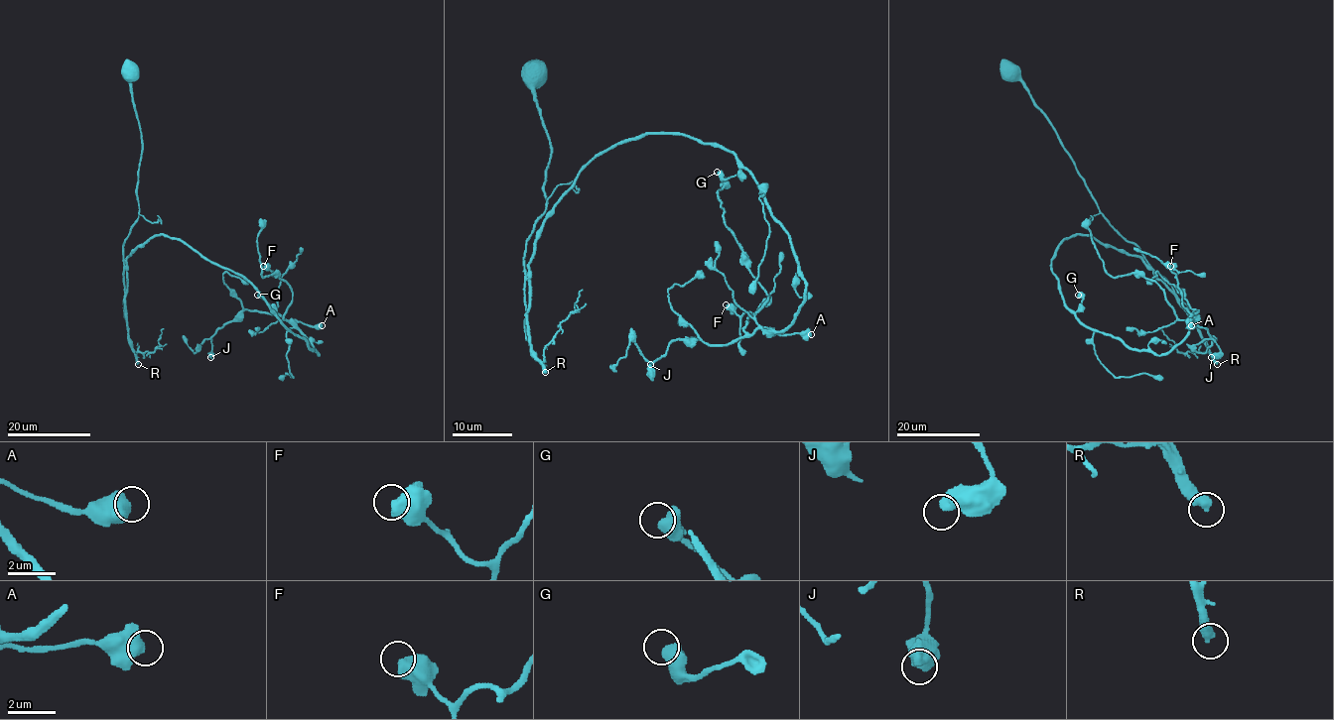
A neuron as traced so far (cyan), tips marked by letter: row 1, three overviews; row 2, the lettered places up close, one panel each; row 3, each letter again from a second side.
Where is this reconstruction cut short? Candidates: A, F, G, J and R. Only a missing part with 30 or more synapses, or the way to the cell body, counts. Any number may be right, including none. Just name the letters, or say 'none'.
R

